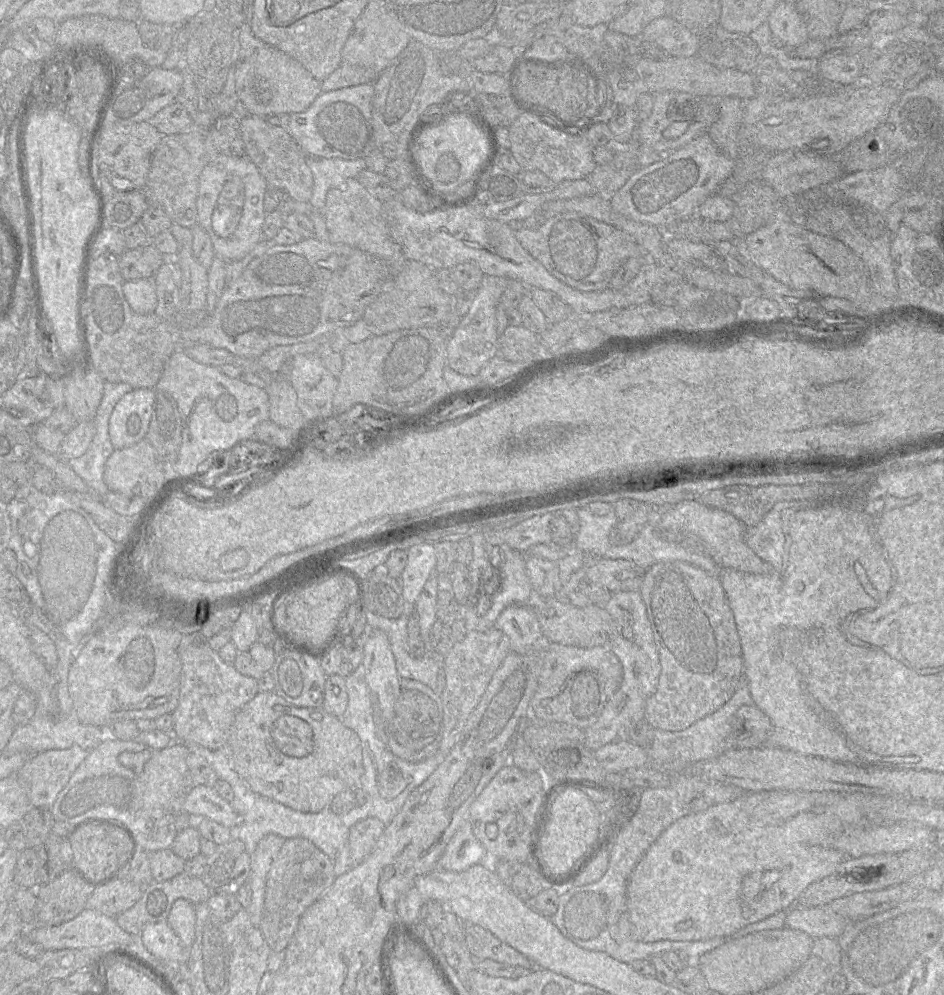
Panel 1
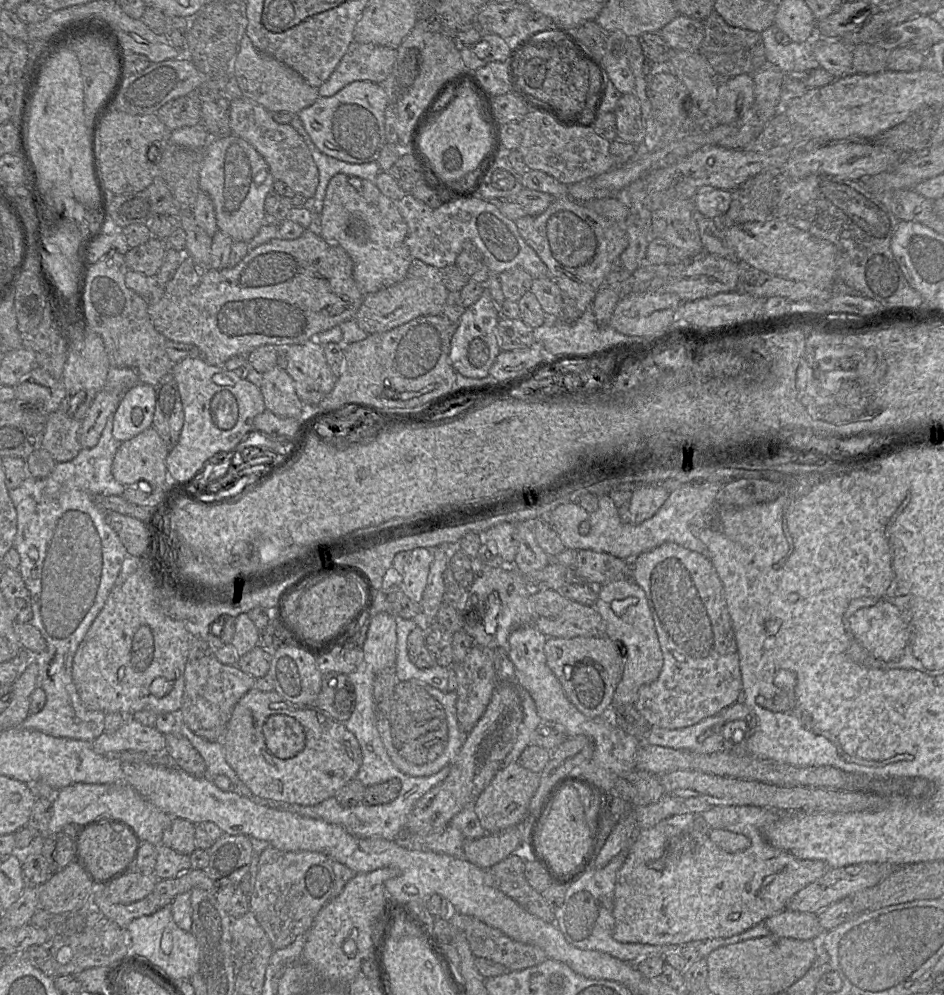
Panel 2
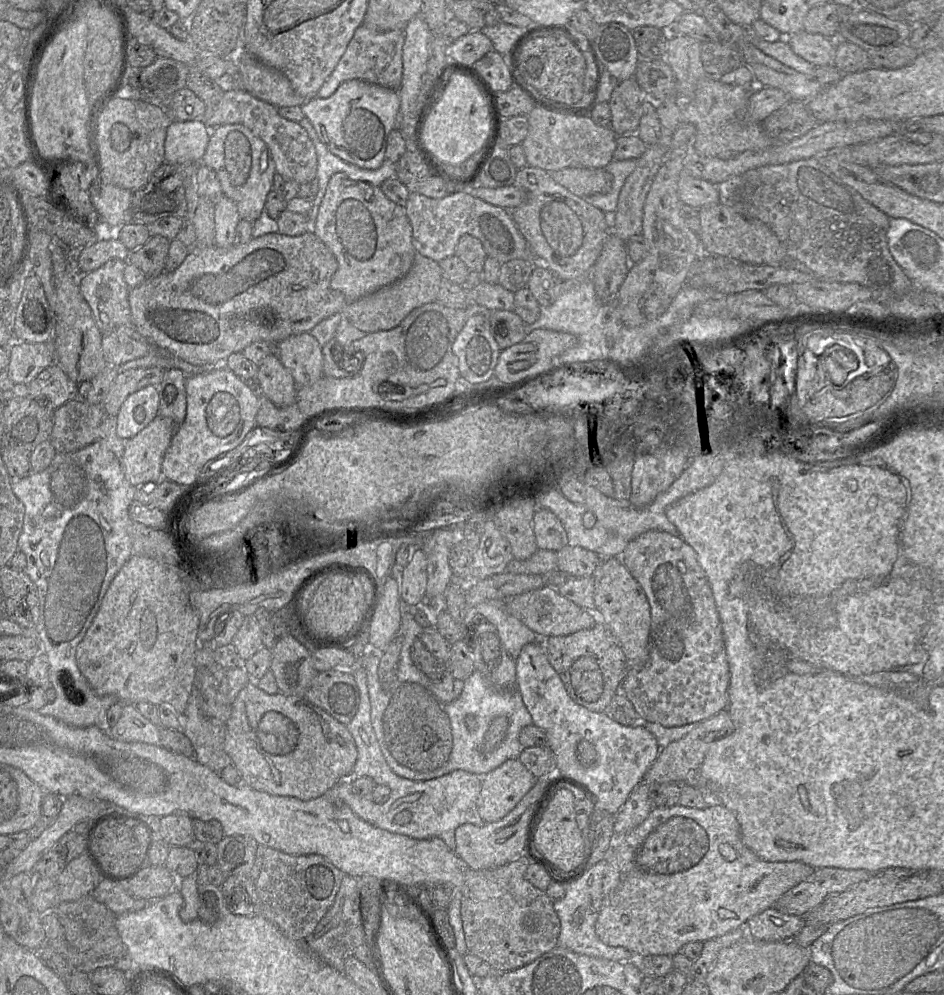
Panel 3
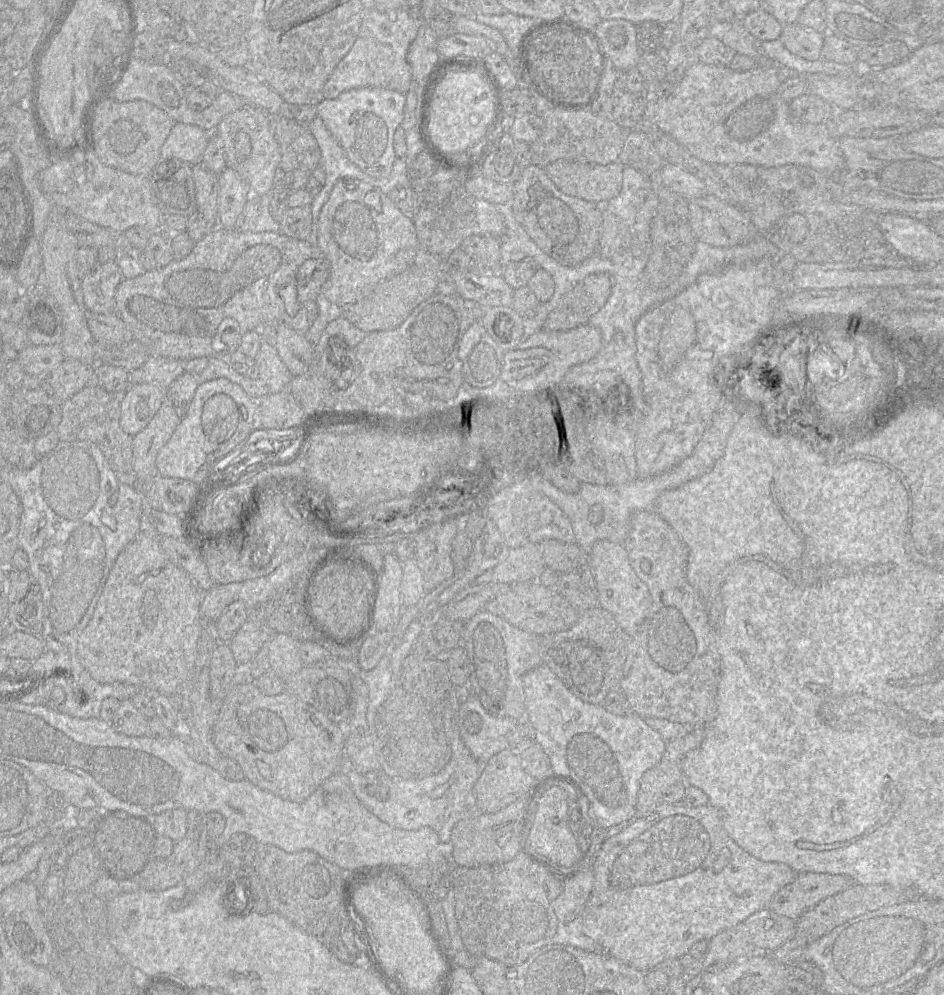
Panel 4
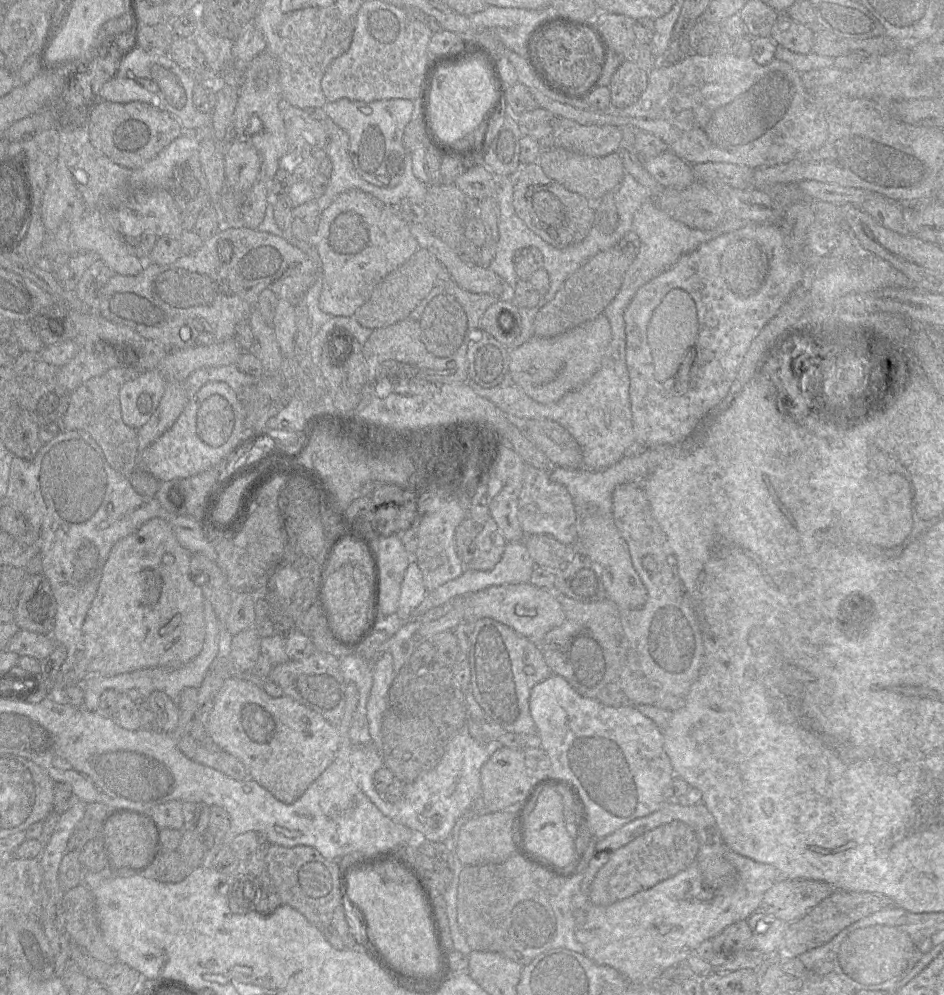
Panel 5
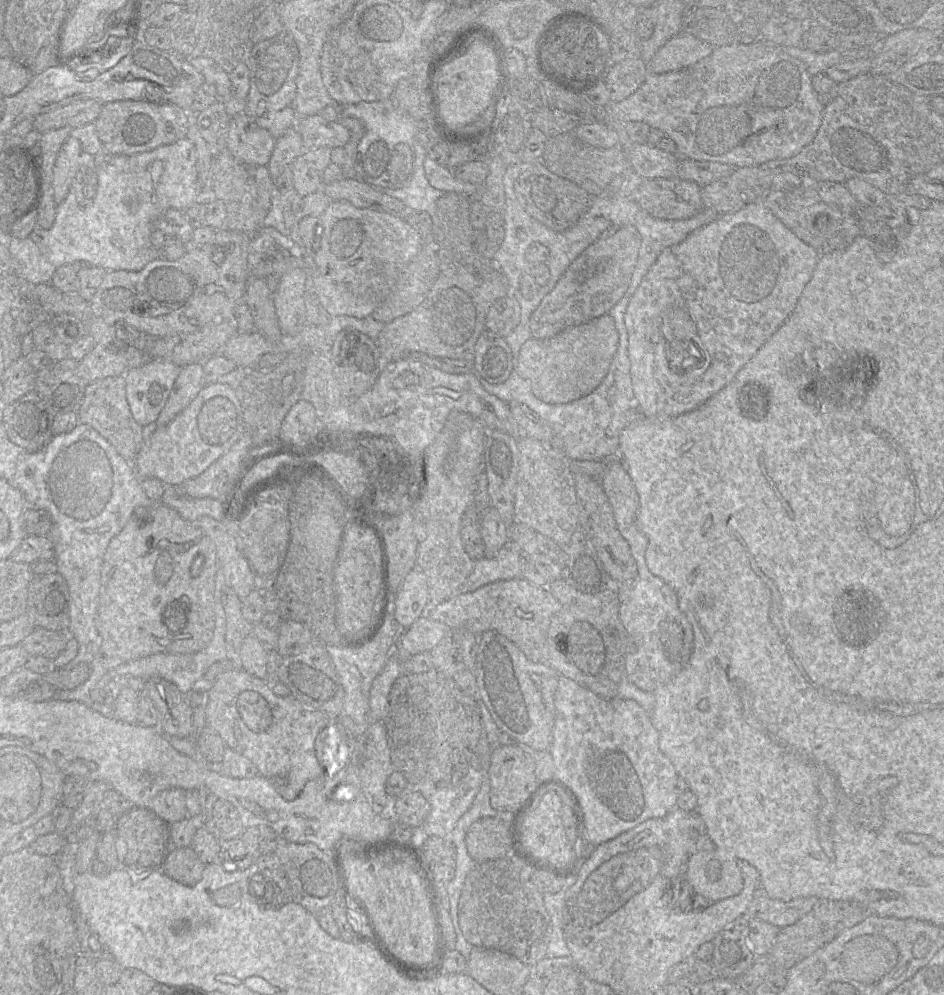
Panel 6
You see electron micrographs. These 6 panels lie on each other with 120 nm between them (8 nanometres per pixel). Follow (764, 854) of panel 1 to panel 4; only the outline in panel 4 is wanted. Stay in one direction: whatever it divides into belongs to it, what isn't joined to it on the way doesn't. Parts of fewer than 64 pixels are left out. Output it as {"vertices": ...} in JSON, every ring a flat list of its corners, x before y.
{"vertices":[[660,803,652,812,647,814,645,817,642,818,634,818,632,821,626,823,623,826,614,826,608,831,608,837,603,842,601,848,599,849,596,859,594,861,592,870,594,872,594,884,593,888,590,894,590,897,585,905,584,911,583,911,583,925,582,925,582,931,583,933,593,939,603,950,604,953,607,953,610,956,613,956,626,964,630,965,631,967,642,971,644,973,647,973,648,971,654,969,659,963,661,963,664,960,667,959,679,959,685,954,689,954,689,950,692,947,693,944,700,940,710,940,717,934,719,934,722,931,725,931,729,928,732,928,738,924,744,923,744,921,753,915,754,913,765,909,768,907,768,904,774,897,774,895,779,892,782,888,784,888,786,885,792,883,798,874,788,865,784,863,779,862,764,862,761,861,749,853,747,853,745,850,743,850,727,833,727,831,724,828,723,824,723,813,716,807,710,805,709,803,704,806,698,806,698,807,687,807,683,803,677,803,677,804,667,804,667,803]]}

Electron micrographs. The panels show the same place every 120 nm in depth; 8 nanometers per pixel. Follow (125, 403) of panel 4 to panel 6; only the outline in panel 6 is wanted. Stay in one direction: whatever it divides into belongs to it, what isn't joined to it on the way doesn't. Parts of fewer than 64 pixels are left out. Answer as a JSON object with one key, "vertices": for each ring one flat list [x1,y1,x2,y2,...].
{"vertices":[[153,358,141,367,127,369,127,401,133,418,142,427,156,421,180,371,180,366,165,358]]}

